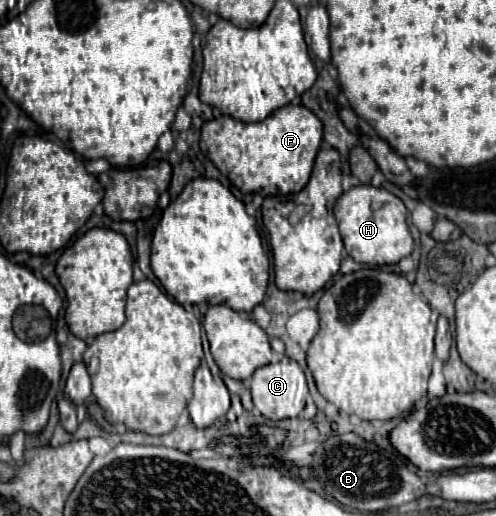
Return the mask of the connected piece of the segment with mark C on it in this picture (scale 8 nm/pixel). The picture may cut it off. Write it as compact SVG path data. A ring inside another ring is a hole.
M284 357L278 364L268 364L258 368L252 374L252 402L260 410L262 416L270 420L284 420L284 418L296 418L306 404L308 398L308 385L304 371L299 364Z

